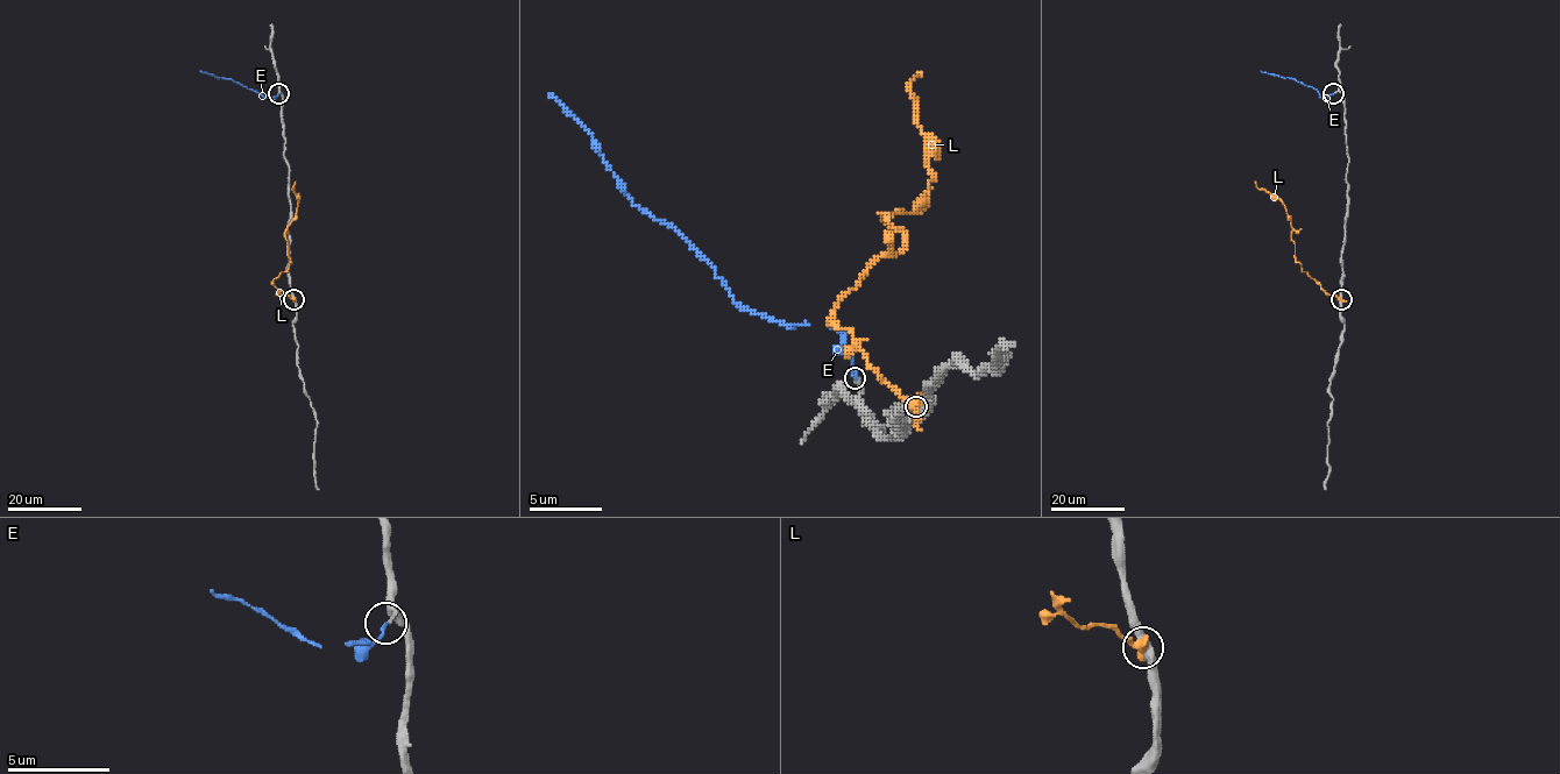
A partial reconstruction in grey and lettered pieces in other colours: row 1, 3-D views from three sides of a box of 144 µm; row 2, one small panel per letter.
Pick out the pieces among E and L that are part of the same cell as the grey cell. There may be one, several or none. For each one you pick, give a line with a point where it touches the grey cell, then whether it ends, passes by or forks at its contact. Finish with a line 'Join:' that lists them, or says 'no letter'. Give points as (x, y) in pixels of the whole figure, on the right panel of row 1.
E: meets grey at (1333, 93); it ends there
Join: E

